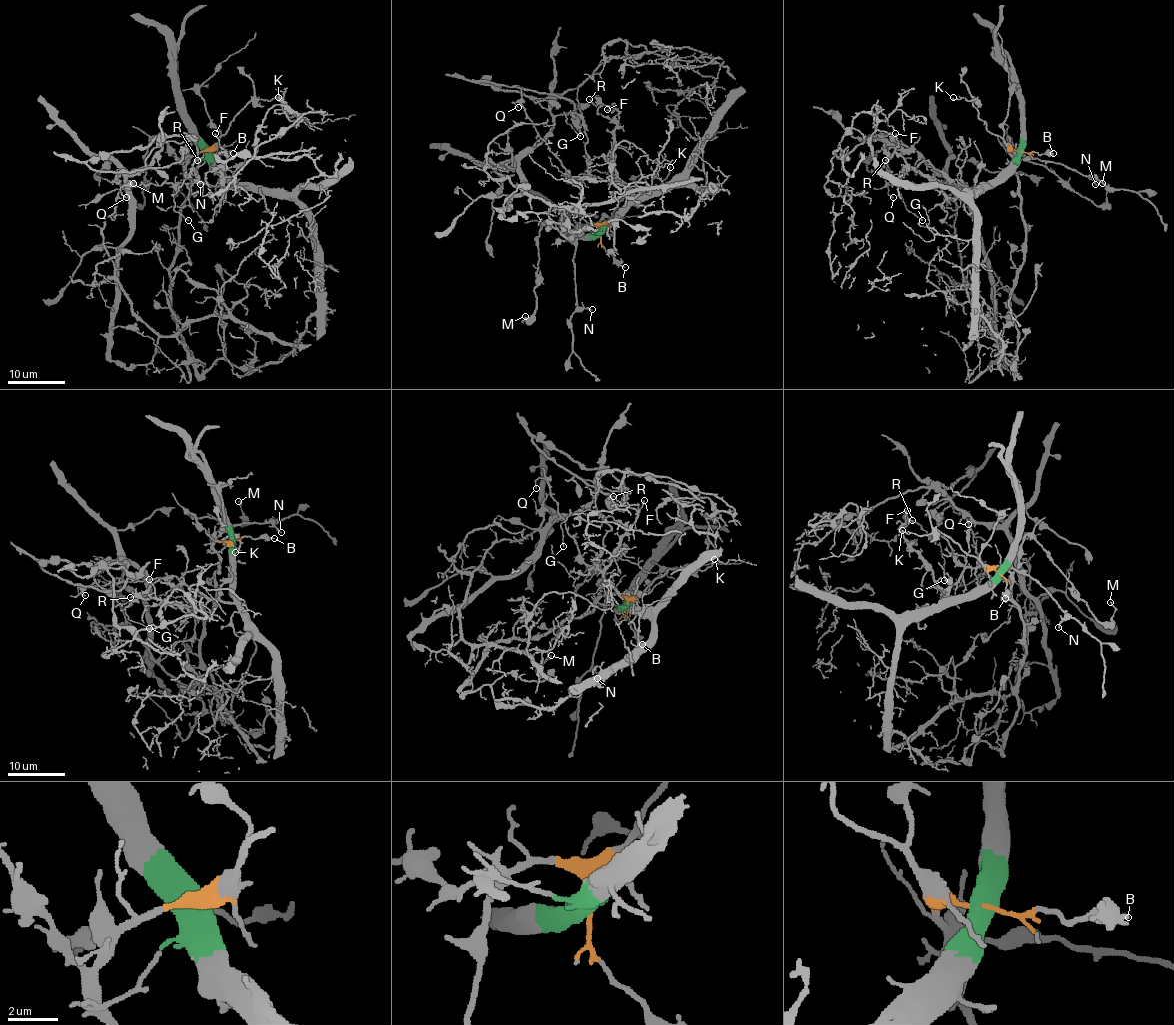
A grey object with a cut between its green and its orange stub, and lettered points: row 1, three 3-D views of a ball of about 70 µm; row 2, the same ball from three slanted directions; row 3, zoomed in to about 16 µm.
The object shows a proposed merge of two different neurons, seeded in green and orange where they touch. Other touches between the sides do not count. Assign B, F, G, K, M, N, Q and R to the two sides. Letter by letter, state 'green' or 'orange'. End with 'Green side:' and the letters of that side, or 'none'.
B: orange
F: green
G: green
K: orange
M: orange
N: orange
Q: green
R: green
Green side: F, G, Q, R

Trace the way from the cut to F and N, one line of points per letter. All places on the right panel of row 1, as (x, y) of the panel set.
F: (1020, 150), (998, 176), (948, 197), (895, 150), (898, 143), (895, 133)
N: (1020, 150), (1010, 153), (1020, 159), (1063, 163), (1091, 176), (1096, 185)

